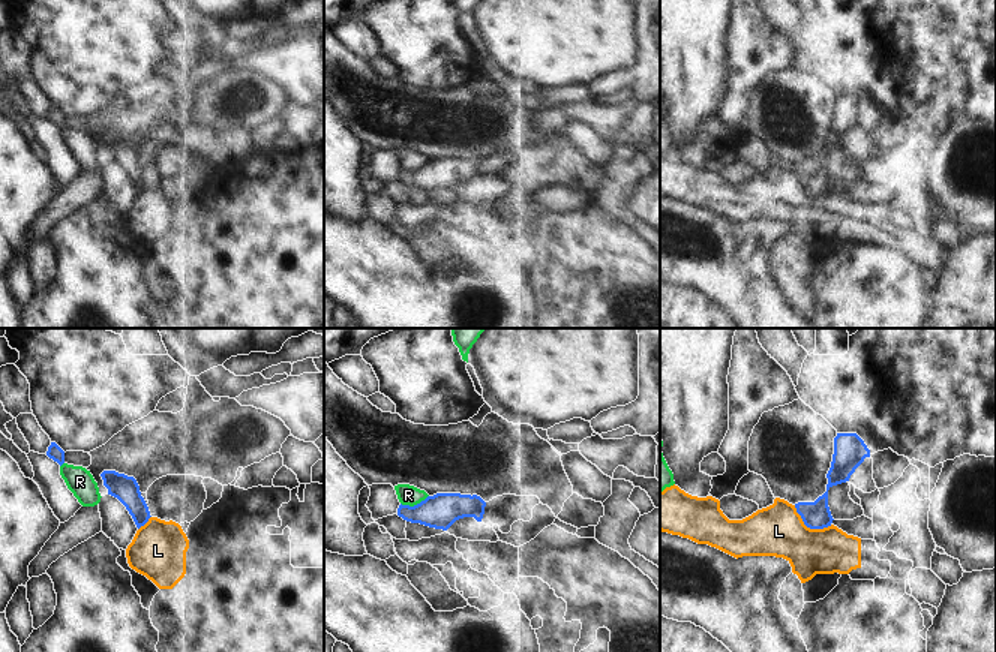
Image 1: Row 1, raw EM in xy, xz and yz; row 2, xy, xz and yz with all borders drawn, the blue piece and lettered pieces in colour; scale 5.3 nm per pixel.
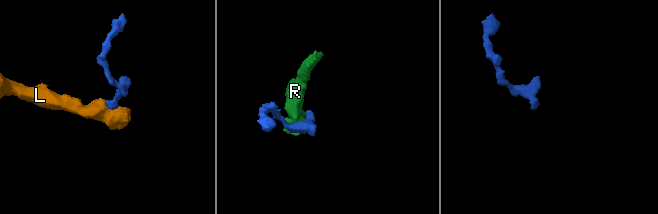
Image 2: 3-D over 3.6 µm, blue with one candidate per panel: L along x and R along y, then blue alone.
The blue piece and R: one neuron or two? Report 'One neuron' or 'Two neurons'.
Two neurons

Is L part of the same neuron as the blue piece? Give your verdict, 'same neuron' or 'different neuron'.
different neuron

